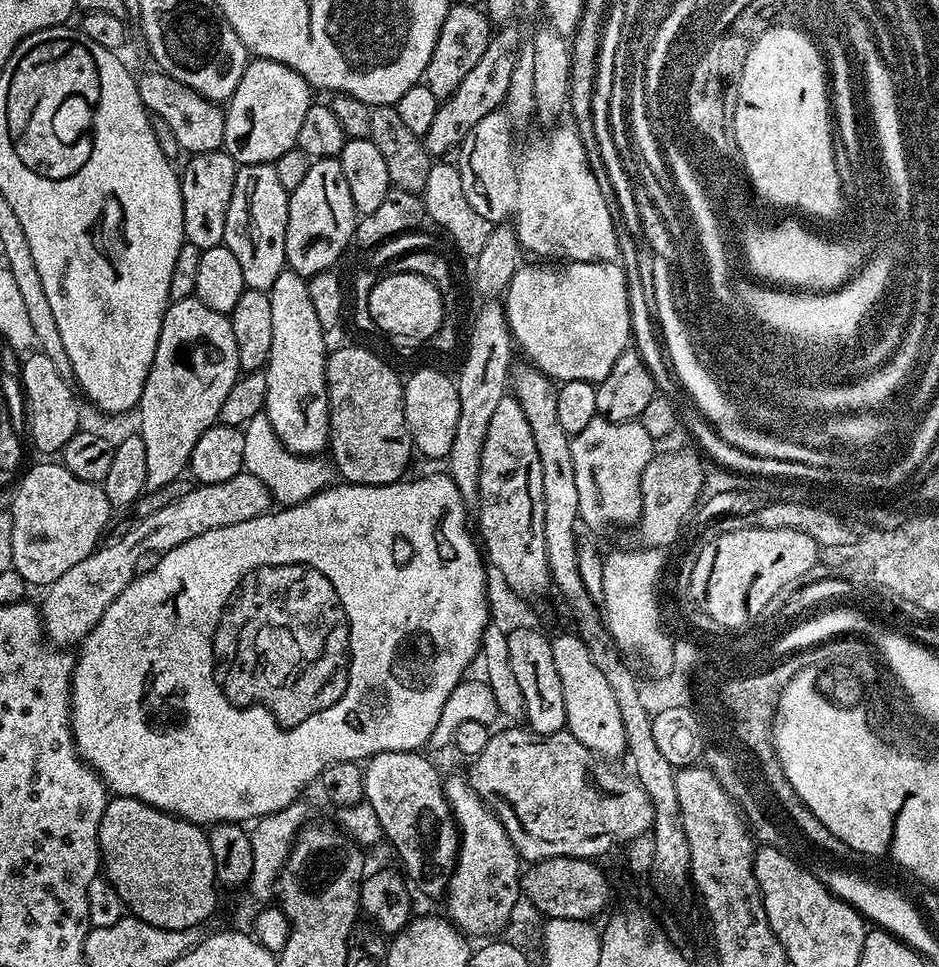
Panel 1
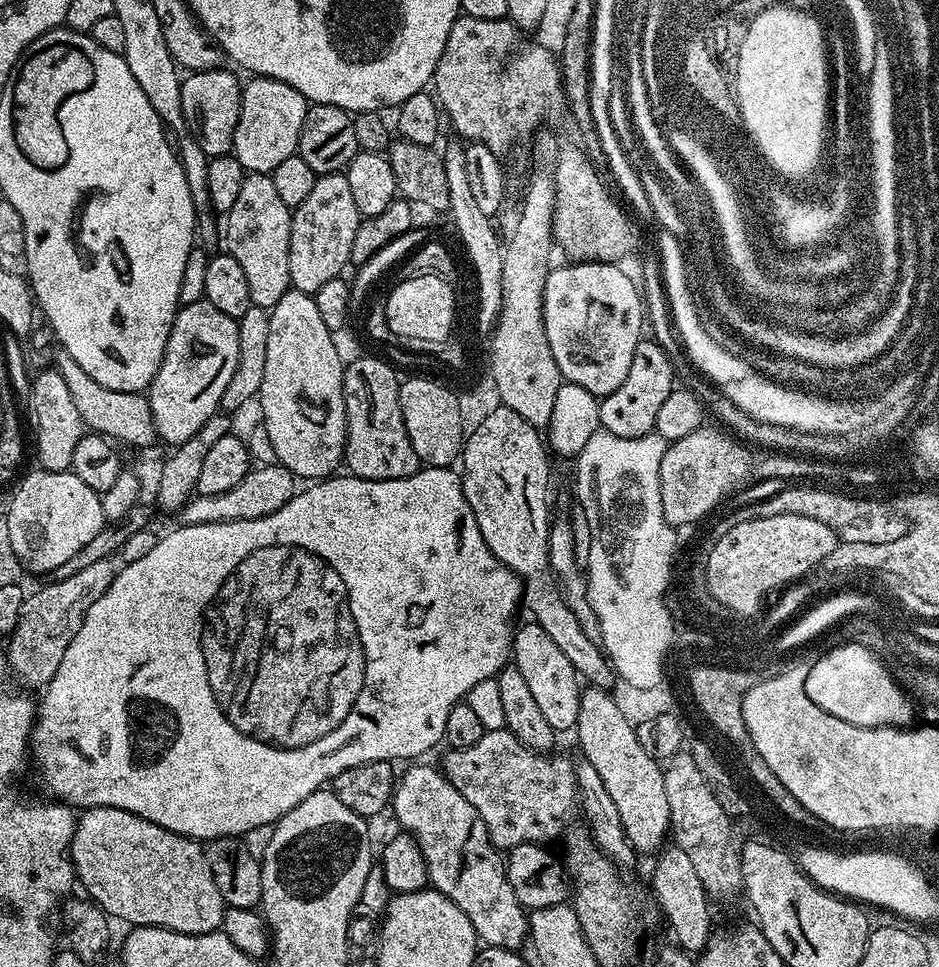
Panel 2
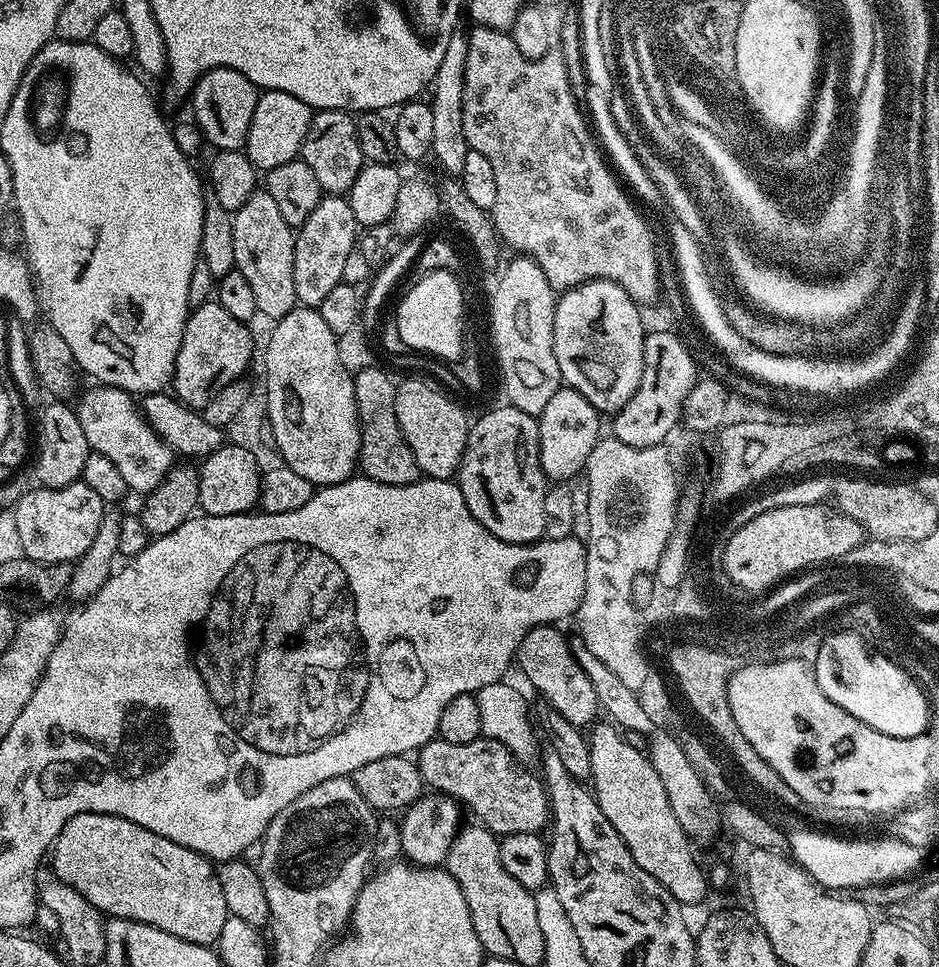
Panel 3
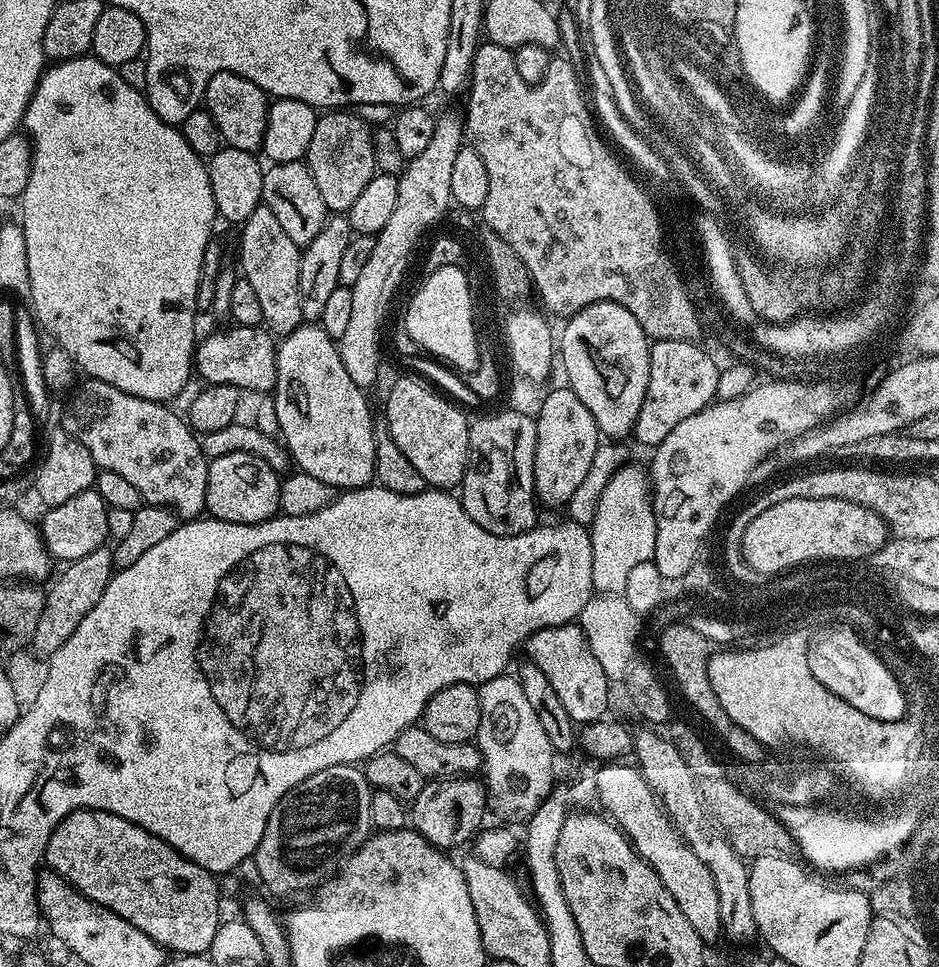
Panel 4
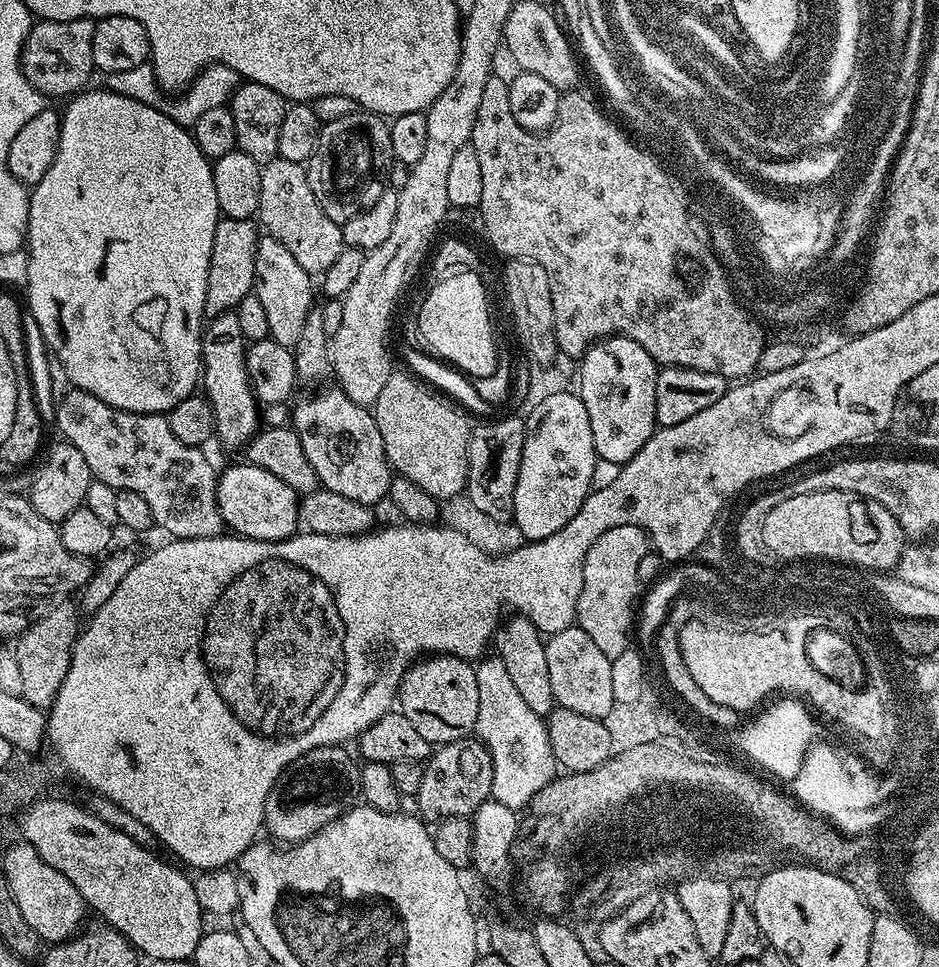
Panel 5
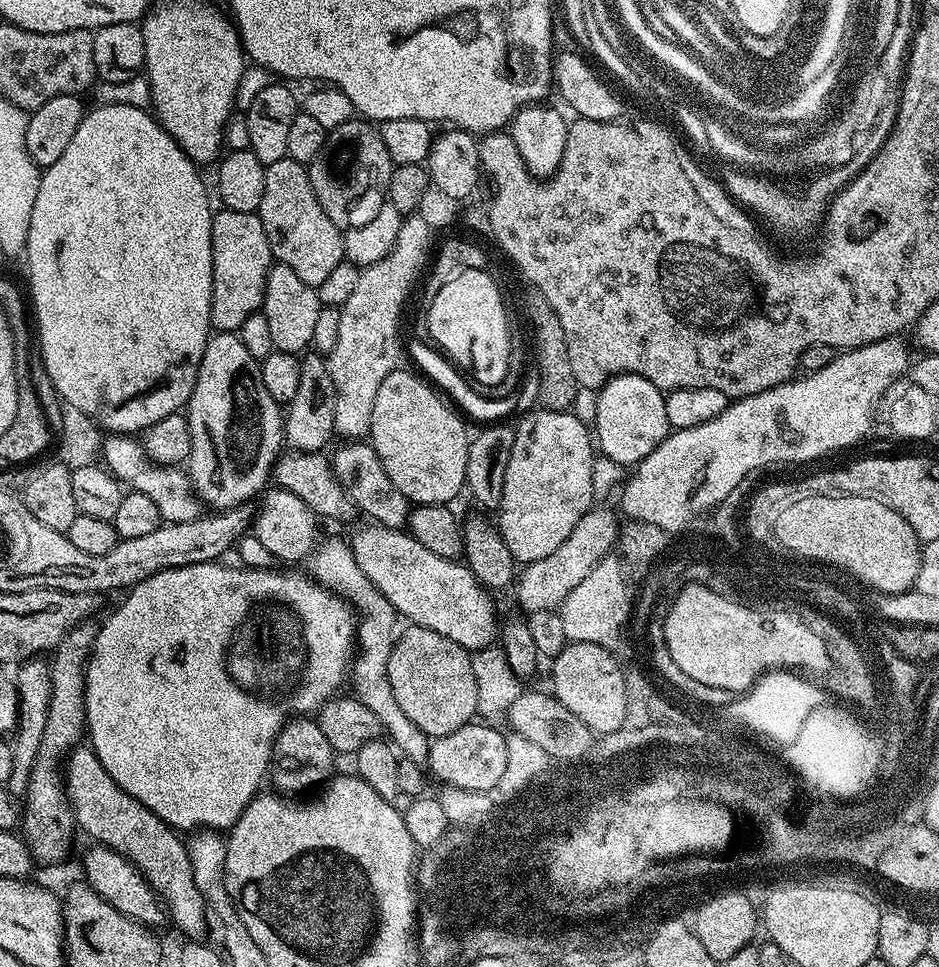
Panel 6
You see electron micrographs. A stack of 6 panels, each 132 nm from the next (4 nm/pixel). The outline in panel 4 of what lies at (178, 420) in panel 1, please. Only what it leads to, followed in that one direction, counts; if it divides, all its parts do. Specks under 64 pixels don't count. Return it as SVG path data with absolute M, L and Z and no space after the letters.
M229 327L229 332L216 332L199 341L196 346L194 368L208 384L229 384L243 391L268 394L275 389L278 378L276 361L277 341L263 327Z

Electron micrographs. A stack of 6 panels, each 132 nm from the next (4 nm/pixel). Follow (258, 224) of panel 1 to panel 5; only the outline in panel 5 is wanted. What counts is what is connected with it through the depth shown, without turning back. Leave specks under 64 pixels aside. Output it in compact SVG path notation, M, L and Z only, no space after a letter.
M264 234L261 235L256 247L254 274L256 275L254 295L258 298L258 302L262 302L270 325L271 339L282 342L282 346L292 349L298 342L300 331L306 323L310 310L314 307L313 273L302 270L302 266L298 266L298 261L294 259L294 254L290 254L290 250L286 250L286 246L278 242L278 238Z

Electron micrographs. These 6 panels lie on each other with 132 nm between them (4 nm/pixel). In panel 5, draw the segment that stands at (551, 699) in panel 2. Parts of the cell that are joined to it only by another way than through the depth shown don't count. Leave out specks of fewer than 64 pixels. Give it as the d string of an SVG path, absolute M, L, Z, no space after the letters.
M578 626L553 632L547 637L546 667L550 670L550 686L559 707L574 710L574 714L586 714L599 720L612 714L617 707L613 679L611 678L611 659L598 645Z

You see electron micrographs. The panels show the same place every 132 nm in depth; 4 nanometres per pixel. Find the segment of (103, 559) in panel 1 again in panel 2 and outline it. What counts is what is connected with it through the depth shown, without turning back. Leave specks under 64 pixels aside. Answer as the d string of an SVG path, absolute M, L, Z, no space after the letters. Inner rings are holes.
M264 462L248 471L246 478L242 478L242 482L234 486L234 490L226 490L222 494L213 496L193 495L179 510L179 523L181 525L213 524L227 520L266 518L266 514L274 514L274 510L282 510L282 506L286 506L286 502L290 502L297 491L298 480L290 469L279 462ZM115 559L99 560L94 562L94 566L86 566L86 570L78 570L78 574L71 578L45 583L25 599L16 628L6 640L8 666L15 679L17 676L22 683L37 690L43 689L52 681L62 662L62 654L66 654L66 646L74 642L74 634L78 634L78 626L82 626L86 618L86 610L90 610L90 606L94 606L94 602L106 594L117 571Z

